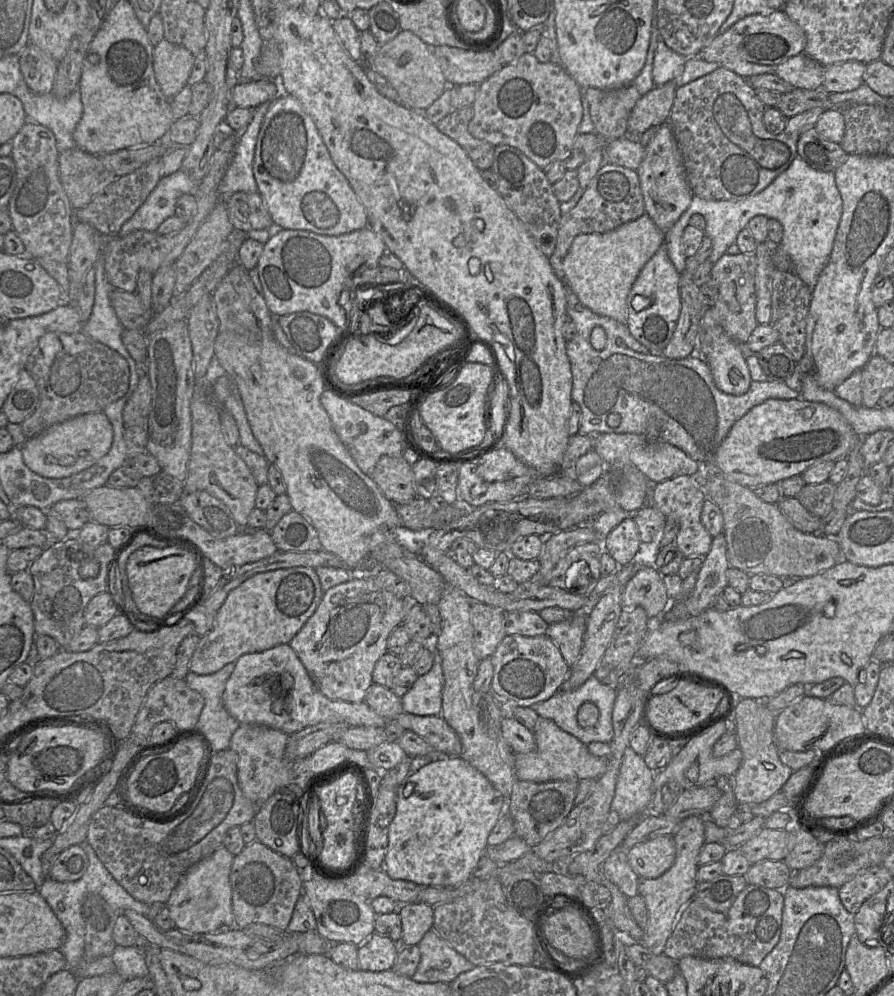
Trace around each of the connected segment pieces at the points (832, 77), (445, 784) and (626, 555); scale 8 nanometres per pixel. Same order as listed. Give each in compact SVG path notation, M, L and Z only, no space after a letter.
M857 61L835 63L824 67L821 89L828 92L849 92L864 83L866 64Z
M438 756L417 772L409 774L405 781L397 787L397 805L395 816L389 826L388 846L384 859L384 870L394 880L411 881L419 886L454 887L469 880L476 869L479 860L488 847L488 836L500 816L506 812L507 800L494 788L491 782L480 771L471 766L460 756Z
M633 517L624 519L613 530L609 532L602 543L603 550L612 556L618 567L631 563L637 555L641 555L644 545L640 540L639 531Z

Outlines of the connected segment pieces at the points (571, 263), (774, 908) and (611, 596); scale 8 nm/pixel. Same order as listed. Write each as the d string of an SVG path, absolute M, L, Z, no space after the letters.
M645 213L605 233L576 236L562 260L563 278L580 302L593 312L627 324L627 297L640 271L664 244L663 233Z
M747 885L724 912L712 911L692 899L680 913L663 954L675 961L686 956L732 958L744 964L759 966L780 939L783 908L782 889L758 885Z
M626 585L612 586L600 599L586 611L587 627L584 633L583 647L578 660L571 666L568 677L560 690L572 691L579 688L594 674L613 637L620 614L623 611L622 597Z

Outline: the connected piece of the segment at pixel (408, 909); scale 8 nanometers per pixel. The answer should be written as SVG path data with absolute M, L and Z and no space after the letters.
M399 904L396 912L401 919L401 941L405 946L417 945L426 932L433 929L434 908L428 904Z

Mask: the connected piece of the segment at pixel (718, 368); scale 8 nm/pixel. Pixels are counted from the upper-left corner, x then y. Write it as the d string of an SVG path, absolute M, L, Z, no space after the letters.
M728 342L713 351L705 360L718 389L731 395L742 395L752 381L746 358L738 342Z

